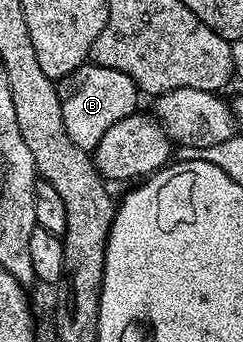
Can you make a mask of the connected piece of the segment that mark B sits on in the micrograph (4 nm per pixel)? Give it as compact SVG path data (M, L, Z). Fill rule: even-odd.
M83 64L57 83L60 96L60 112L64 112L64 128L68 128L68 136L72 136L72 144L80 144L80 148L93 152L96 144L100 144L104 132L116 124L116 120L124 120L124 116L135 113L139 109L140 91L135 82L124 72L116 72L116 68L104 68L93 64Z

